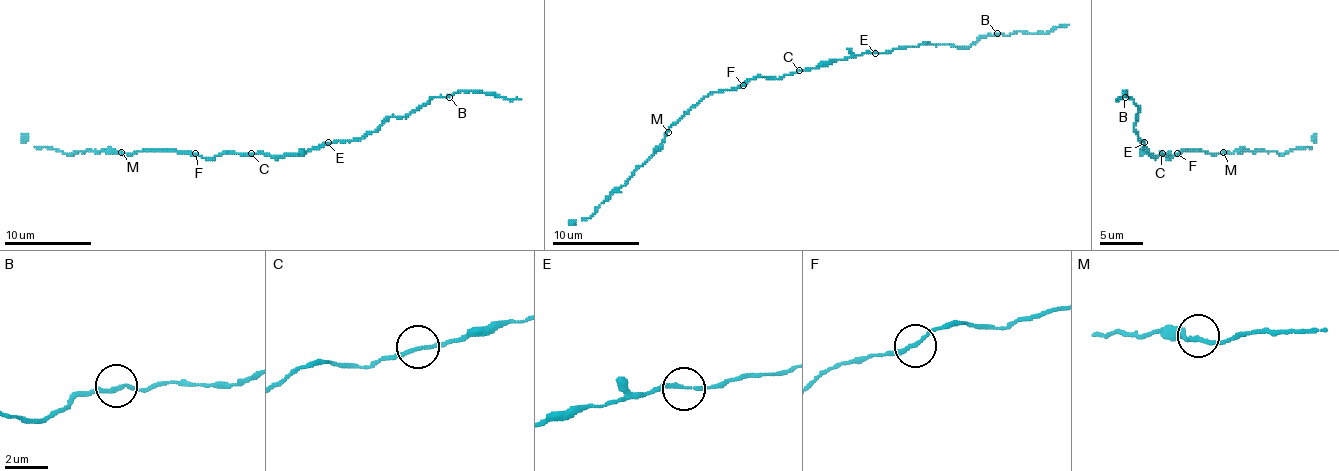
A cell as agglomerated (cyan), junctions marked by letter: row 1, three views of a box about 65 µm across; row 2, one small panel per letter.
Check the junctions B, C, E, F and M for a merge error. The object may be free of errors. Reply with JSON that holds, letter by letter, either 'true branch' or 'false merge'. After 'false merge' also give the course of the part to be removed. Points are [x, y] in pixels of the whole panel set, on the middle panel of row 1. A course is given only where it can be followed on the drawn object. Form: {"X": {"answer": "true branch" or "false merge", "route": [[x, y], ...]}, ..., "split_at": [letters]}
{"B": {"answer": "true branch"}, "C": {"answer": "true branch"}, "E": {"answer": "true branch"}, "F": {"answer": "true branch"}, "M": {"answer": "true branch"}, "split_at": []}

